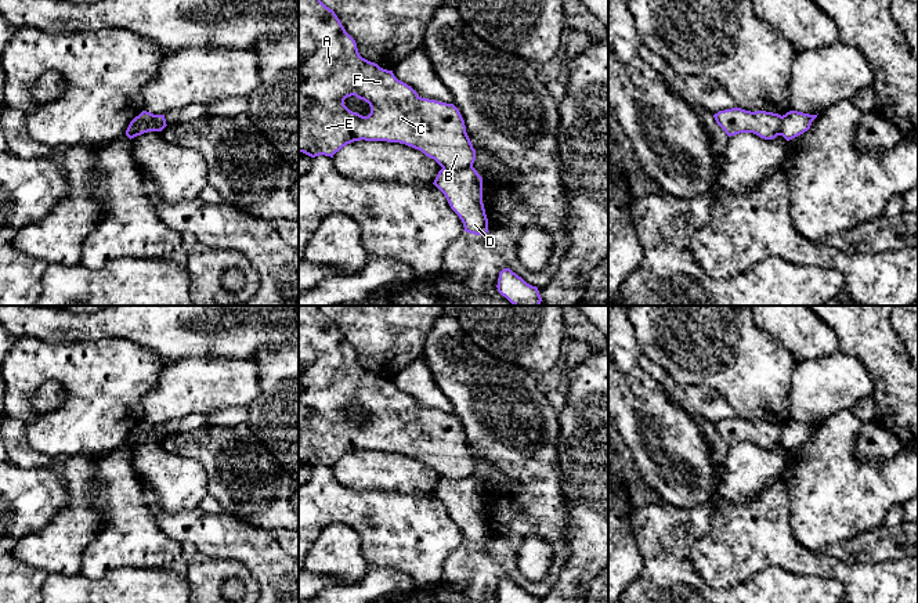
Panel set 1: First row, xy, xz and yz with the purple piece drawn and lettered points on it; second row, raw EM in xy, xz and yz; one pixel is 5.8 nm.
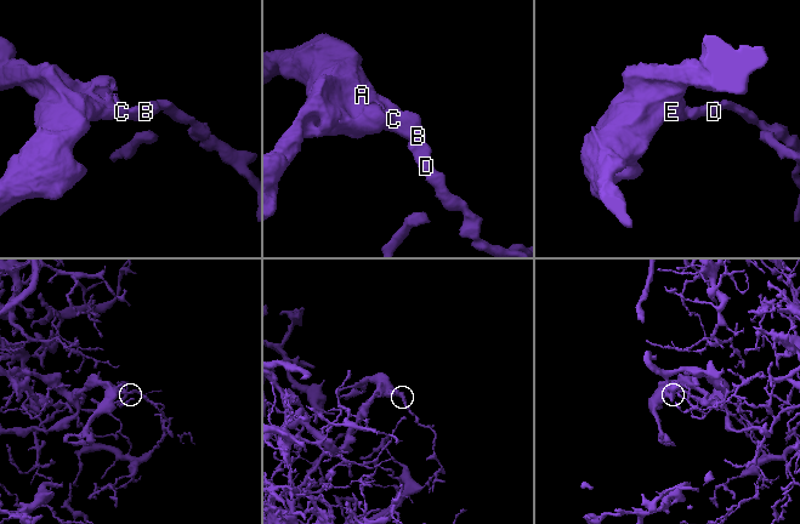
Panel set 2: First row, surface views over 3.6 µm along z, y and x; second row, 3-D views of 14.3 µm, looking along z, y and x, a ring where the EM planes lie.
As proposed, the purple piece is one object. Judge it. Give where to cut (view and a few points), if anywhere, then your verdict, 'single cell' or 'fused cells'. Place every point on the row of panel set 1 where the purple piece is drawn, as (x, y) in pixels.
cut in xz along (472, 165), (463, 169), (443, 168); fused cells

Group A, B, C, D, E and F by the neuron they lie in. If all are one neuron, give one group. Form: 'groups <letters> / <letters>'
groups A B C E F / D

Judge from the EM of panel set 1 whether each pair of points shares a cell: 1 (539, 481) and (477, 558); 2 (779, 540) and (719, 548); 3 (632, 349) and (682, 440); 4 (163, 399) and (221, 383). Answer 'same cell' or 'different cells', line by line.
1: same cell
2: same cell
3: same cell
4: same cell

